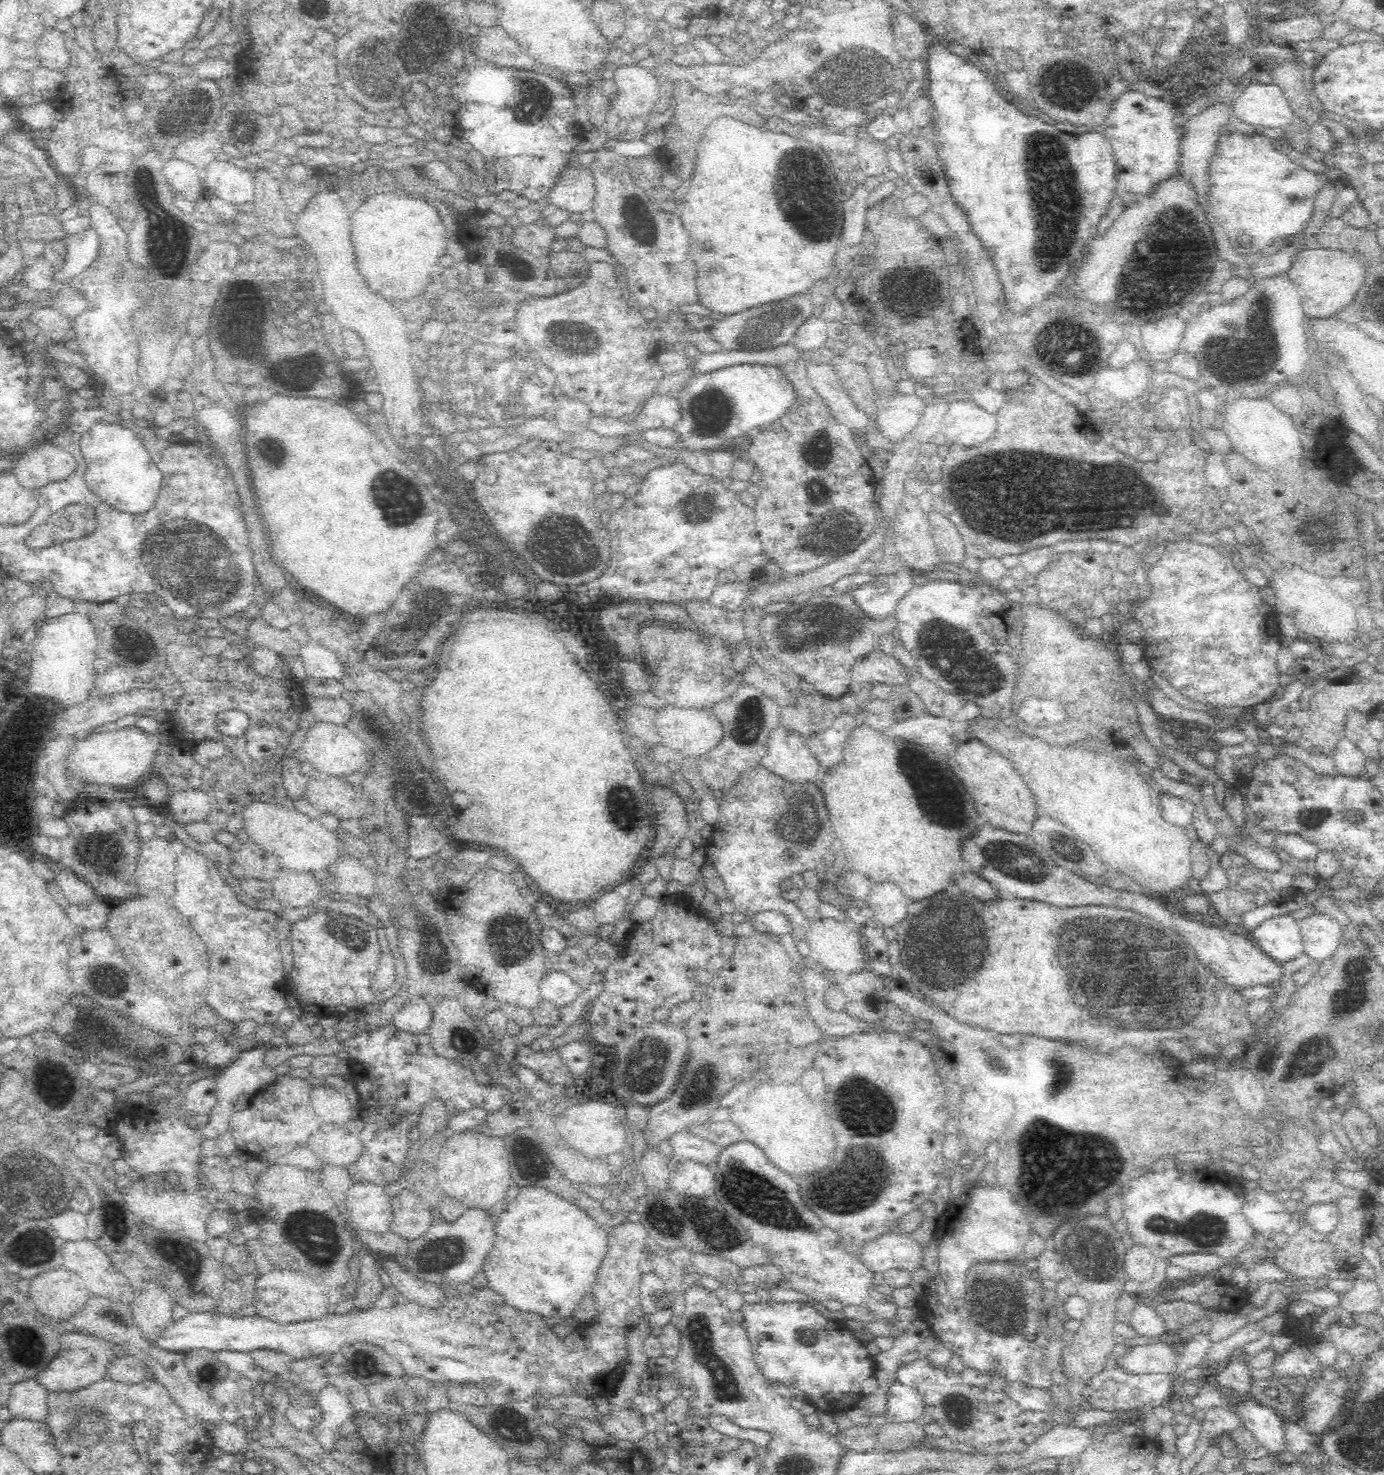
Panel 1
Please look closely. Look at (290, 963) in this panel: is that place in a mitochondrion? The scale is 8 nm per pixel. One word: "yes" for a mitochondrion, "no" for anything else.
no

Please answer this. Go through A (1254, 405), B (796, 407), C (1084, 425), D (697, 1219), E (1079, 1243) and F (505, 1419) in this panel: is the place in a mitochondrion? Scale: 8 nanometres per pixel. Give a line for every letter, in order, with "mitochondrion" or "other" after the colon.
A: other
B: other
C: other
D: mitochondrion
E: mitochondrion
F: other

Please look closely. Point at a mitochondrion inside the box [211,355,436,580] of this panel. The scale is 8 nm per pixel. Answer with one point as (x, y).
(389, 492)

